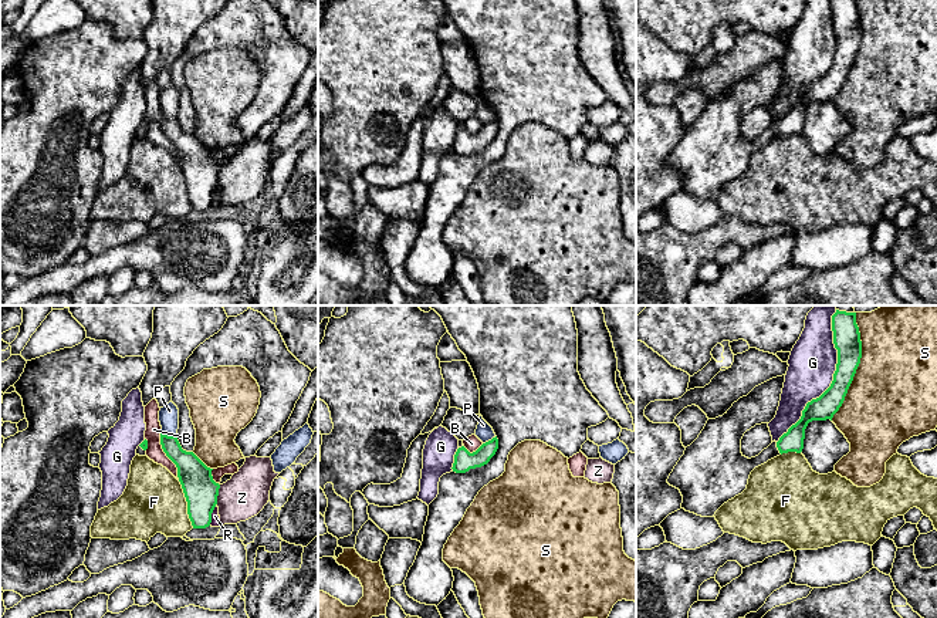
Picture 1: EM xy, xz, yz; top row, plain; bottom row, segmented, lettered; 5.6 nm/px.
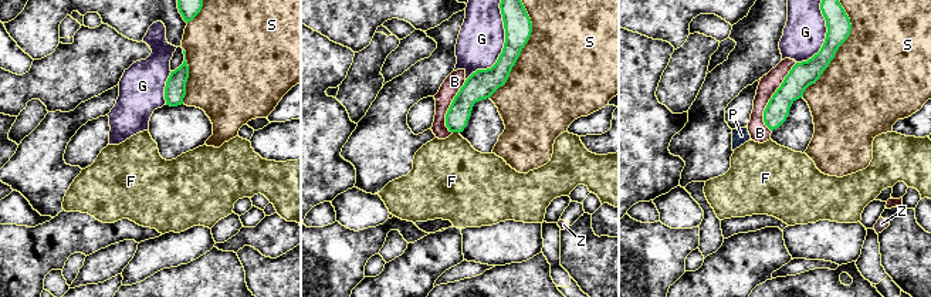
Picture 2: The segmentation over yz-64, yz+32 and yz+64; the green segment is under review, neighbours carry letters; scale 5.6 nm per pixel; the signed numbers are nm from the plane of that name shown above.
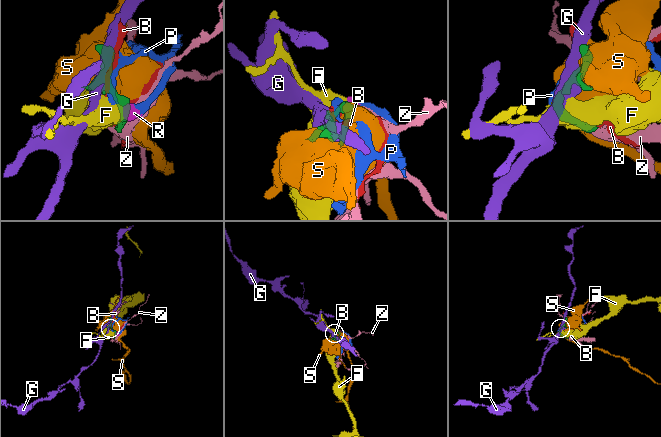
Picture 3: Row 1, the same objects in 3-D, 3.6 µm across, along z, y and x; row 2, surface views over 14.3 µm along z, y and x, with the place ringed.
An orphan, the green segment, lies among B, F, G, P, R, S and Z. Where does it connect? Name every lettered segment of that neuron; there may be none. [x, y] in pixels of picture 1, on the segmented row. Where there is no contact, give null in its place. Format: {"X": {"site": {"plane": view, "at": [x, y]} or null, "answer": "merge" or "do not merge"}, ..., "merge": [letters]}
{"B": {"site": {"plane": "xy", "at": [166, 455]}, "answer": "do not merge"}, "F": {"site": {"plane": "xy", "at": [188, 505]}, "answer": "do not merge"}, "G": {"site": {"plane": "yz", "at": [834, 378]}, "answer": "do not merge"}, "P": {"site": {"plane": "xy", "at": [169, 436]}, "answer": "do not merge"}, "R": {"site": {"plane": "xy", "at": [210, 516]}, "answer": "do not merge"}, "S": {"site": {"plane": "yz", "at": [858, 365]}, "answer": "do not merge"}, "Z": {"site": {"plane": "xy", "at": [217, 495]}, "answer": "do not merge"}, "merge": []}

